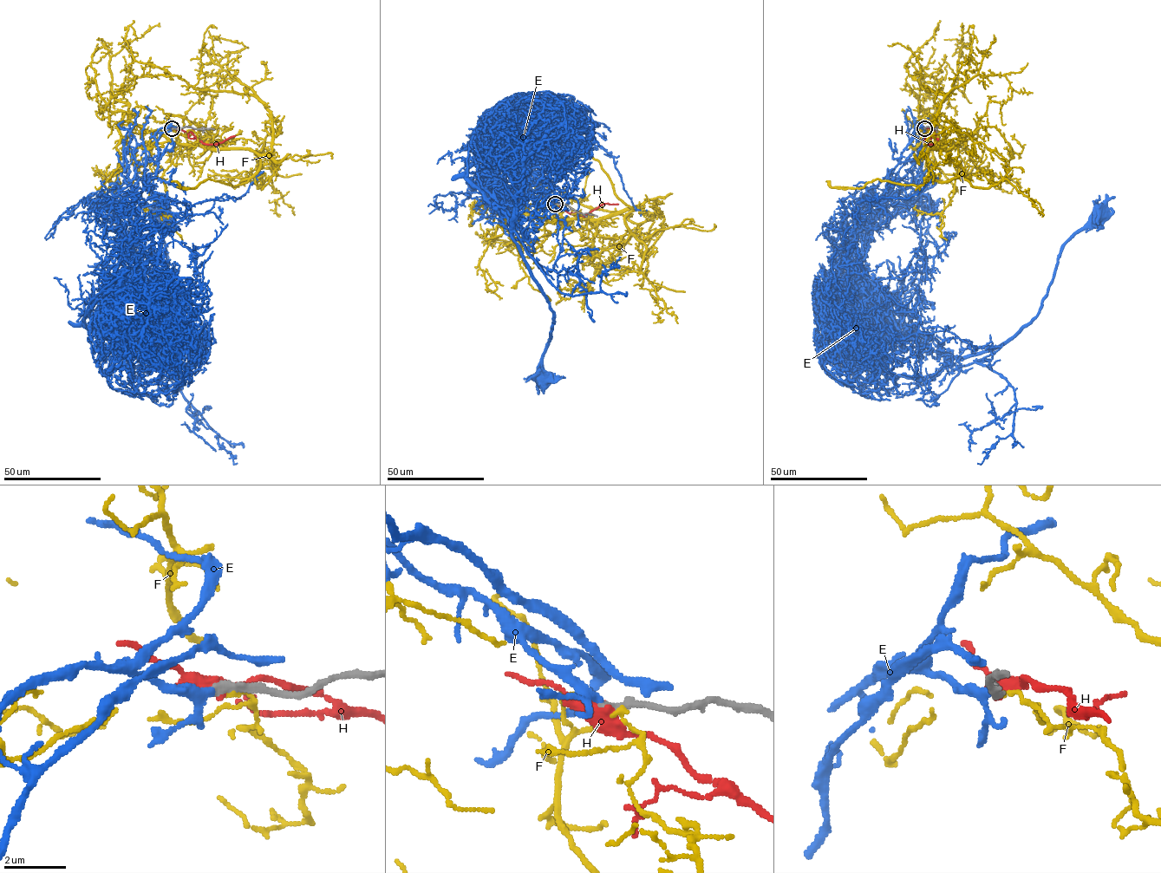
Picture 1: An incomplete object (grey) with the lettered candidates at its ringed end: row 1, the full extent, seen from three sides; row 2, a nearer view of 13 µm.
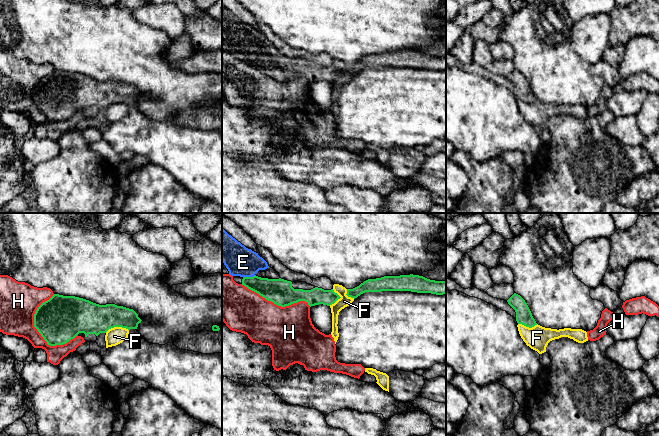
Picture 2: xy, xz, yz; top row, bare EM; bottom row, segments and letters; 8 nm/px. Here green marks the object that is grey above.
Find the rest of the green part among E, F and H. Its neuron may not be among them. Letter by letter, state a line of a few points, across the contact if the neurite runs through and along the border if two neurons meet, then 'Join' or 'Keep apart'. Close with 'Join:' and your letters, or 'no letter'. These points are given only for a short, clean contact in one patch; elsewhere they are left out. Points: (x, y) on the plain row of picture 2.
E: Line: xz (275, 66), (258, 61), (249, 53), (247, 44), (240, 37). Join
F: Line: xy (128, 105), (113, 103), (105, 108). Keep apart
H: Keep apart
Join: E

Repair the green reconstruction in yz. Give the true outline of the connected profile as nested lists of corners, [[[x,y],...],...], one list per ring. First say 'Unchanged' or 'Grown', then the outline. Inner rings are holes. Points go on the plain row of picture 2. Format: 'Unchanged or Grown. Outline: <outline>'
Unchanged. Outline: [[[514,69],[507,78],[515,86],[518,100],[522,100],[529,104],[537,101],[527,79],[520,71]]]

